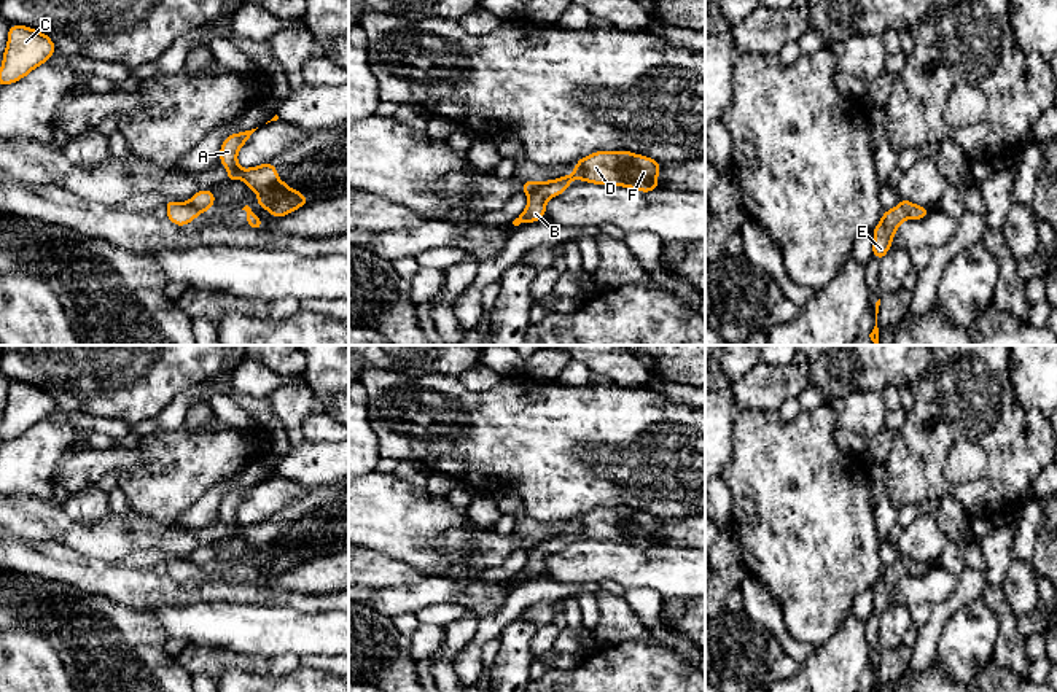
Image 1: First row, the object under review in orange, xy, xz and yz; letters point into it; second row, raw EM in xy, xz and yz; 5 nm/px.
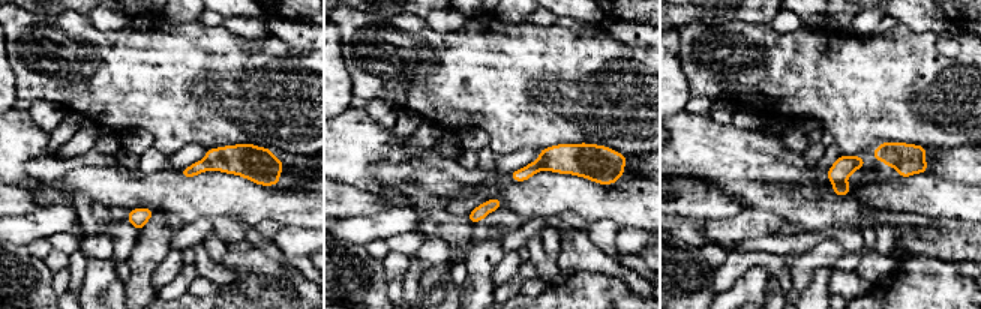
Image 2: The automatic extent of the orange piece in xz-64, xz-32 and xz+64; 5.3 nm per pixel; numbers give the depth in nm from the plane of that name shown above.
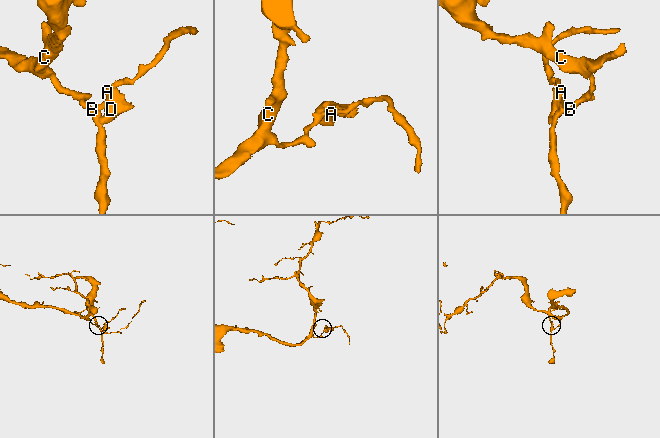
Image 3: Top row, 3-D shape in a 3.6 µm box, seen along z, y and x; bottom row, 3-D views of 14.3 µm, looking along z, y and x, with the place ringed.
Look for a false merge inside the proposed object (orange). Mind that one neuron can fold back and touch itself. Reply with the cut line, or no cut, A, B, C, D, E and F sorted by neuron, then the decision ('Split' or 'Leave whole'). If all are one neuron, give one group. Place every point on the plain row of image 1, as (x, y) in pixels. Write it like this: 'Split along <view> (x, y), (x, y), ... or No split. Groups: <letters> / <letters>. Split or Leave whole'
Split along xz (554, 536), (529, 551). Groups: A B C / D E F. Split

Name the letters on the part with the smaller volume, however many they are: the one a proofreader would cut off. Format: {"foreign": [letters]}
{"foreign": ["D", "E", "F"]}

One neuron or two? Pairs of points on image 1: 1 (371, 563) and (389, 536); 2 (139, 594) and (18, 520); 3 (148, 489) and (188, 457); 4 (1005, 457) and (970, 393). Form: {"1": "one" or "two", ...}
{"1": "two", "2": "two", "3": "one", "4": "one"}

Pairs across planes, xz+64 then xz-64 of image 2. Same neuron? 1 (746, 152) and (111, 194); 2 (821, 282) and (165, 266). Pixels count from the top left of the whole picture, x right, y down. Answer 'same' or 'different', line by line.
1: different
2: different

